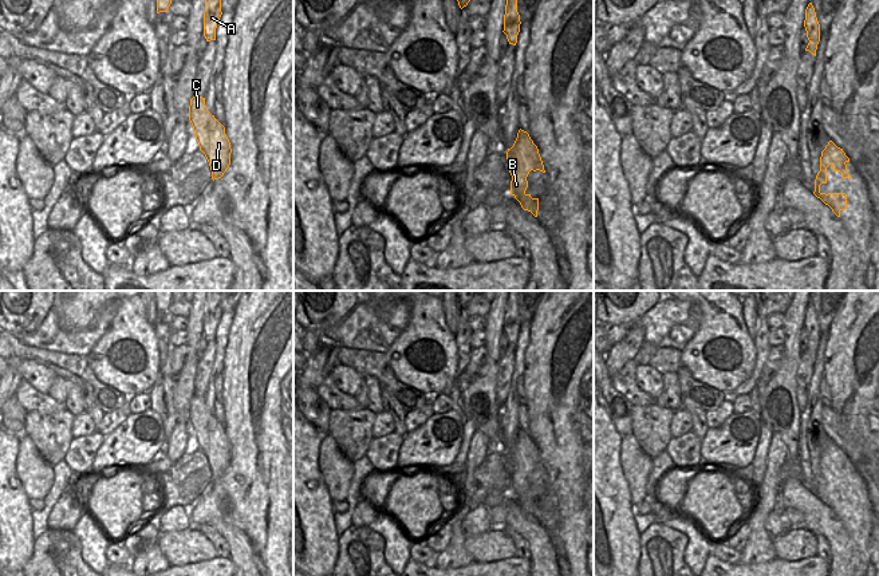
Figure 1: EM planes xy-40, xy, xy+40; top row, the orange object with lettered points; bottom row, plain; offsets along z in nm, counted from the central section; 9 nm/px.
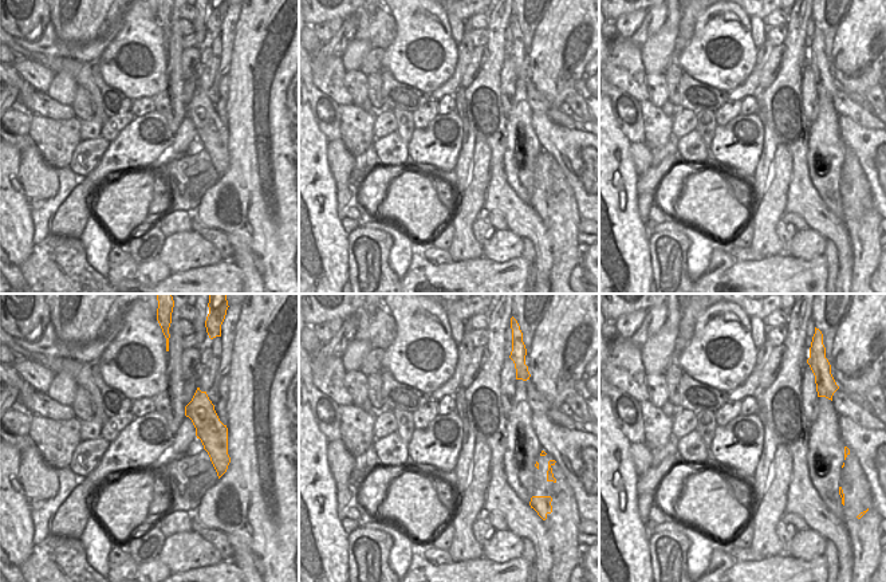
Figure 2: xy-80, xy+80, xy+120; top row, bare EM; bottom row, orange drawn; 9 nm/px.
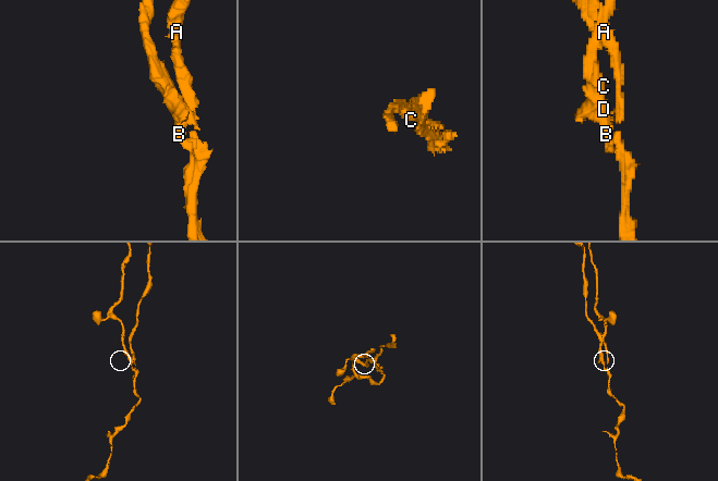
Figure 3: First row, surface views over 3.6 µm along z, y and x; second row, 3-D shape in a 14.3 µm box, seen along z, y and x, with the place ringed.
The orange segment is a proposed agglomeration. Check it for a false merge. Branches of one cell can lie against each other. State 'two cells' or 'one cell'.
two cells

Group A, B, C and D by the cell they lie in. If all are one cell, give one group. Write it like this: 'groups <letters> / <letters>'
groups A / B C D

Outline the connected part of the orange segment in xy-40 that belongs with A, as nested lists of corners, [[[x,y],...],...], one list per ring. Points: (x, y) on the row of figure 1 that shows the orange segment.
[[[205,0],[204,36],[206,42],[216,40],[216,28],[221,15],[221,0]]]

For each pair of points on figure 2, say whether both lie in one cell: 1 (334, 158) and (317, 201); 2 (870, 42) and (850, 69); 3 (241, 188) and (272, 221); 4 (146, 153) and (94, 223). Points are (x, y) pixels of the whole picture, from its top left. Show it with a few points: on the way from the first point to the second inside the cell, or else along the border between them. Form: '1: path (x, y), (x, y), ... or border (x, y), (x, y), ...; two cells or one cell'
1: border (327, 142), (327, 165), (334, 179), (337, 200); two cells
2: path (863, 48), (857, 56), (857, 62); one cell
3: path (249, 196), (267, 213); one cell
4: border (91, 213), (78, 238); two cells

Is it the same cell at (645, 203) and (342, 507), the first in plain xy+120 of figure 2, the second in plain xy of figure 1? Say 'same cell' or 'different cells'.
different cells

